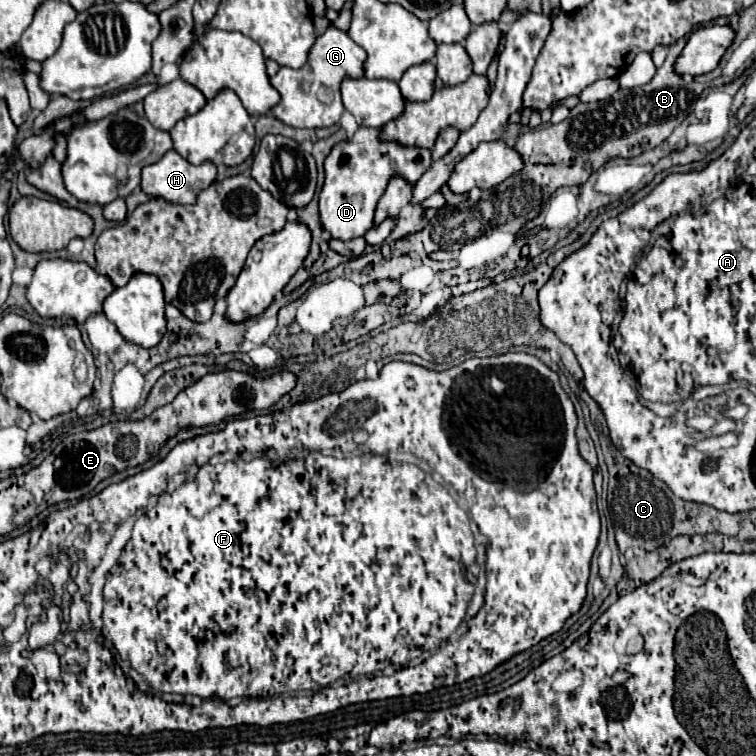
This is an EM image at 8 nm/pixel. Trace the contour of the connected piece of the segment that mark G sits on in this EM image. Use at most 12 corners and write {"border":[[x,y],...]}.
{"border":[[345,31],[317,37],[307,65],[281,67],[273,115],[331,127],[341,81],[361,79],[367,53]]}

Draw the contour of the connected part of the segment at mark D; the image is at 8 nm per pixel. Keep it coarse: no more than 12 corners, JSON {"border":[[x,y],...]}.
{"border":[[359,127],[325,159],[319,195],[333,239],[363,237],[391,177],[411,187],[429,149]]}

